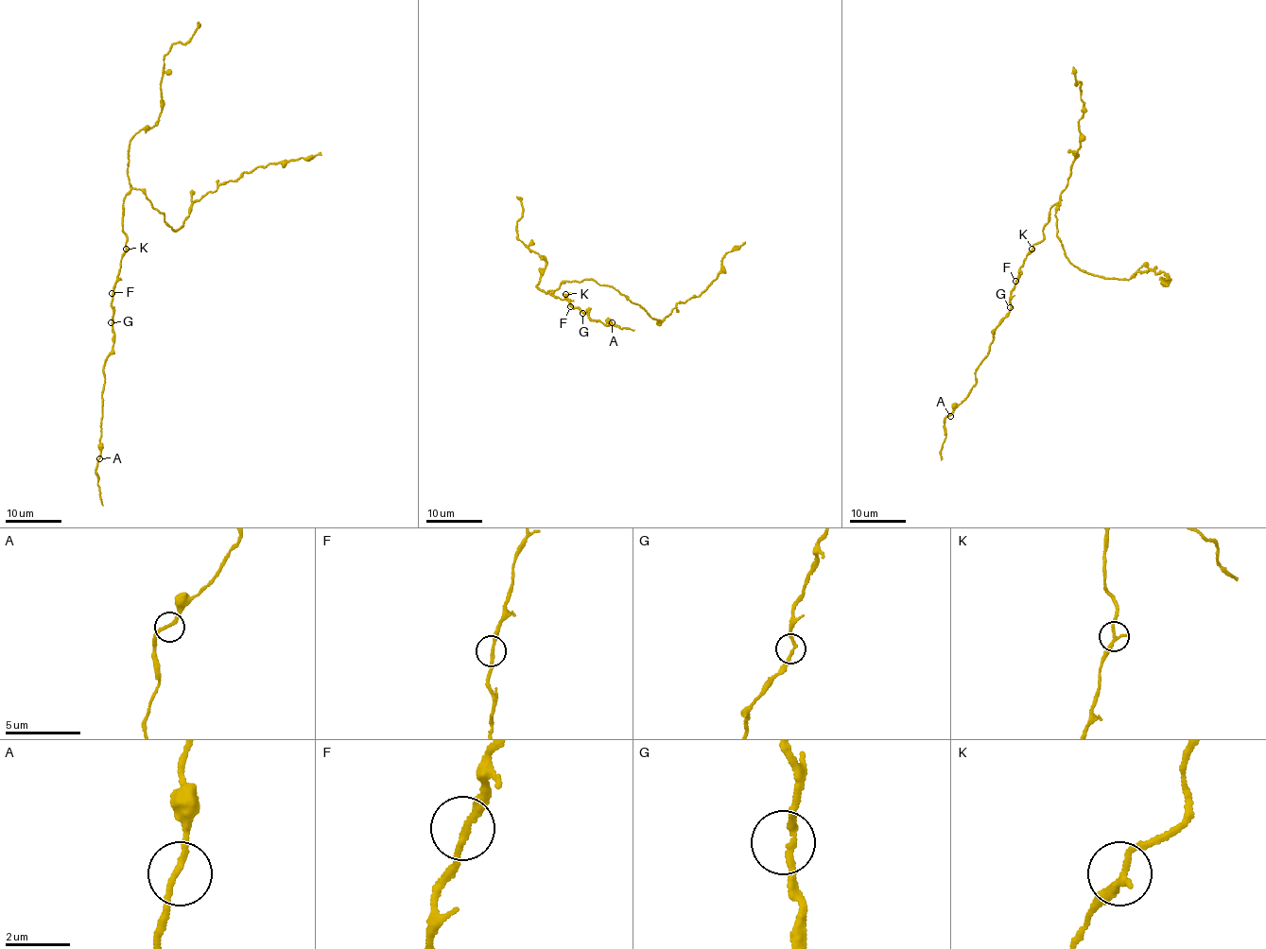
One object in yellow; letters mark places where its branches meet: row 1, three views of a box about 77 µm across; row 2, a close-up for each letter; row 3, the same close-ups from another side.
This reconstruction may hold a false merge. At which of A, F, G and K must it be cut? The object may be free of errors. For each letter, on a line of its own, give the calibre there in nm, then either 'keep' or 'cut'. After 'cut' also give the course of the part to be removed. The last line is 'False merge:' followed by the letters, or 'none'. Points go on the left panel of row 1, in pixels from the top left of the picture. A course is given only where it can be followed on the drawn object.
A: 170 nm | keep
F: 190 nm | keep
G: 180 nm | keep
K: 200 nm | keep
False merge: none

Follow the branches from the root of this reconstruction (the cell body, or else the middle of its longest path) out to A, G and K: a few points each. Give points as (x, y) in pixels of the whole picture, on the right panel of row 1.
A: (1049, 213), (975, 386), (950, 416)
G: (1049, 213), (1049, 222), (1043, 228), (1043, 238), (1027, 255), (1018, 281), (1011, 291), (1010, 307)
K: (1049, 213), (1049, 222), (1043, 228), (1043, 238), (1031, 249)

